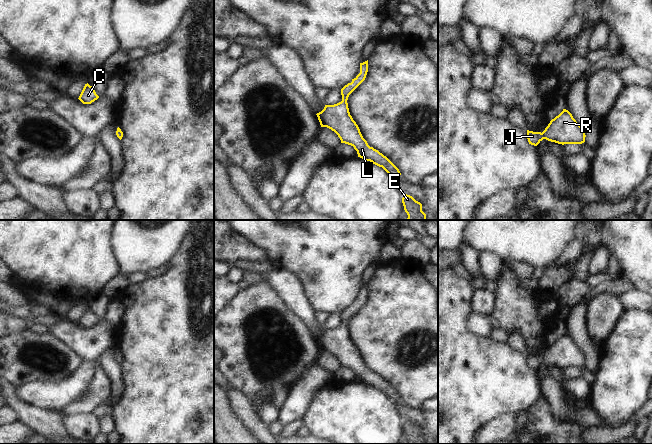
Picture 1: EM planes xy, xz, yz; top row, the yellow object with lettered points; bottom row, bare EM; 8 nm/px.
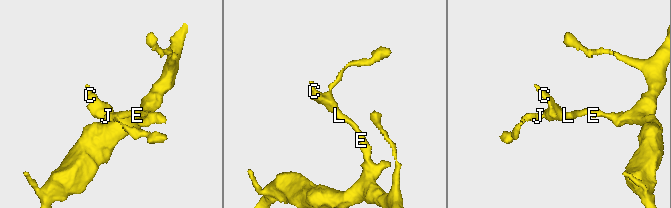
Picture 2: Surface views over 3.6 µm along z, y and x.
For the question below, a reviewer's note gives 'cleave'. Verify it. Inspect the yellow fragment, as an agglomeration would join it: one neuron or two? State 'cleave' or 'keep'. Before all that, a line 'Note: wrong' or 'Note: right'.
Note: wrong
keep

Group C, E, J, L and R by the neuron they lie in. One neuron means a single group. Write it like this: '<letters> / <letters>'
C E J L R

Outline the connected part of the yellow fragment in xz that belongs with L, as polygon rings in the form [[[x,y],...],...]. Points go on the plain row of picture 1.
[[[368,284],[360,287],[360,297],[341,313],[342,325],[334,329],[325,329],[324,333],[316,339],[321,351],[334,355],[341,367],[354,371],[358,381],[382,391],[396,406],[401,399],[399,393],[386,380],[368,369],[349,336],[348,321],[365,304],[367,296]]]

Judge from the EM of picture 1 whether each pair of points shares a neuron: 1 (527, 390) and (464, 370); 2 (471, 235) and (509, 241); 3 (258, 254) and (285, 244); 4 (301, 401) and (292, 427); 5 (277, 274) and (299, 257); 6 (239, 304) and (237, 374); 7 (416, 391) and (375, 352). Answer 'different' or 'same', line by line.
1: same
2: same
3: different
4: different
5: different
6: same
7: same

